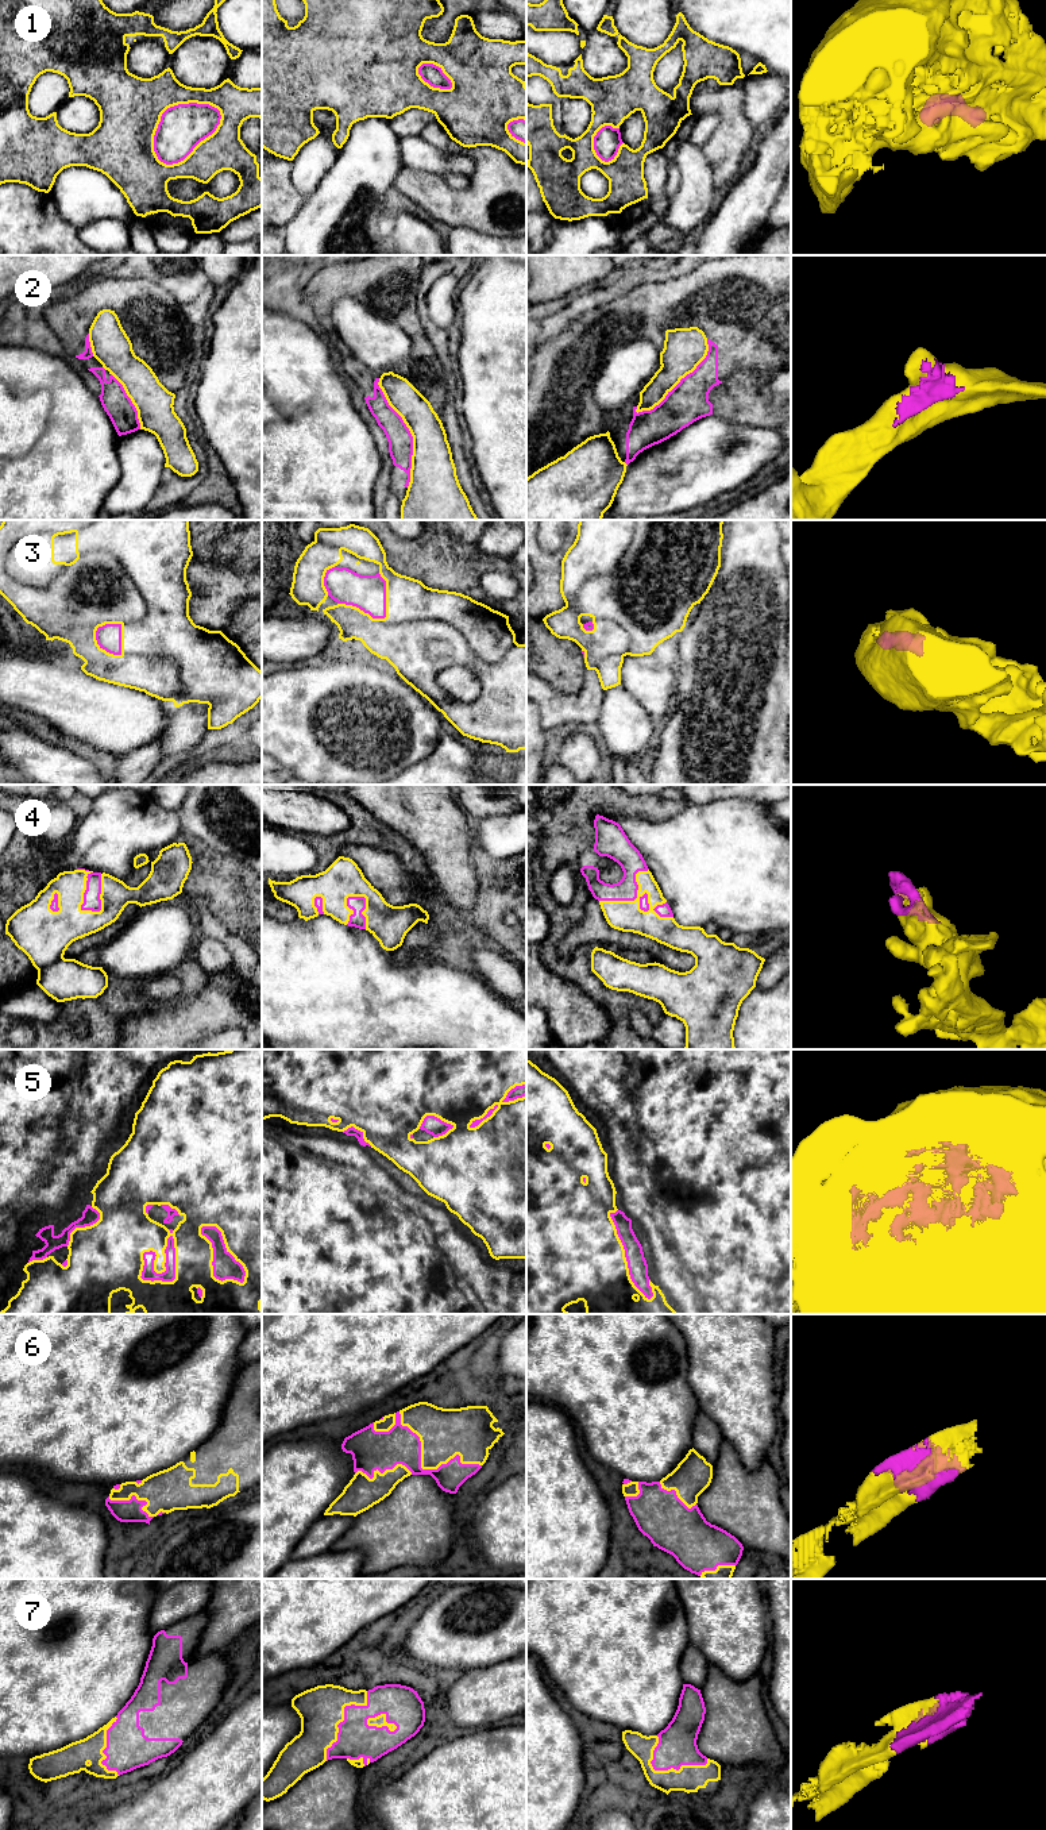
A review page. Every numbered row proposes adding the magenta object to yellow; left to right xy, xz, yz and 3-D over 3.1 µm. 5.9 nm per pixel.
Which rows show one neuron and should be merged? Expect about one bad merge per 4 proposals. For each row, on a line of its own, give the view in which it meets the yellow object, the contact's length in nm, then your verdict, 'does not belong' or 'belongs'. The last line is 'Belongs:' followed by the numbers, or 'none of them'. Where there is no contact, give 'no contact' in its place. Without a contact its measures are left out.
1: meets yellow in xy; contact 480 nm long; does not belong
2: meets yellow in xz; contact 650 nm long; does not belong
3: meets yellow in xy; contact 220 nm long; belongs
4: meets yellow in yz; contact 360 nm long; belongs
5: meets yellow in xy; contact 360 nm long; belongs
6: meets yellow in xz; contact 600 nm long; belongs
7: meets yellow in xz; contact 480 nm long; belongs
Belongs: 3, 4, 5, 6, 7

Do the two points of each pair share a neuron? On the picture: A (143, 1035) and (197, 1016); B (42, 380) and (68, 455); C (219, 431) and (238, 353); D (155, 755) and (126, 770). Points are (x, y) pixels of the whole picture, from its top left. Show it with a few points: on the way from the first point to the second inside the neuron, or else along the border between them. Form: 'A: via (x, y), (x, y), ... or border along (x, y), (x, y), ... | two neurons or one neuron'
A: via (157, 1035), (163, 1035), (174, 1025), (184, 1023) | one neuron
B: via (61, 396), (68, 403), (68, 436) | one neuron
C: via (238, 412), (238, 372) | one neuron
D: via (149, 755), (132, 769) | one neuron

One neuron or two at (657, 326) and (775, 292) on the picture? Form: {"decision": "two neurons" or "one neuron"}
{"decision": "one neuron"}

